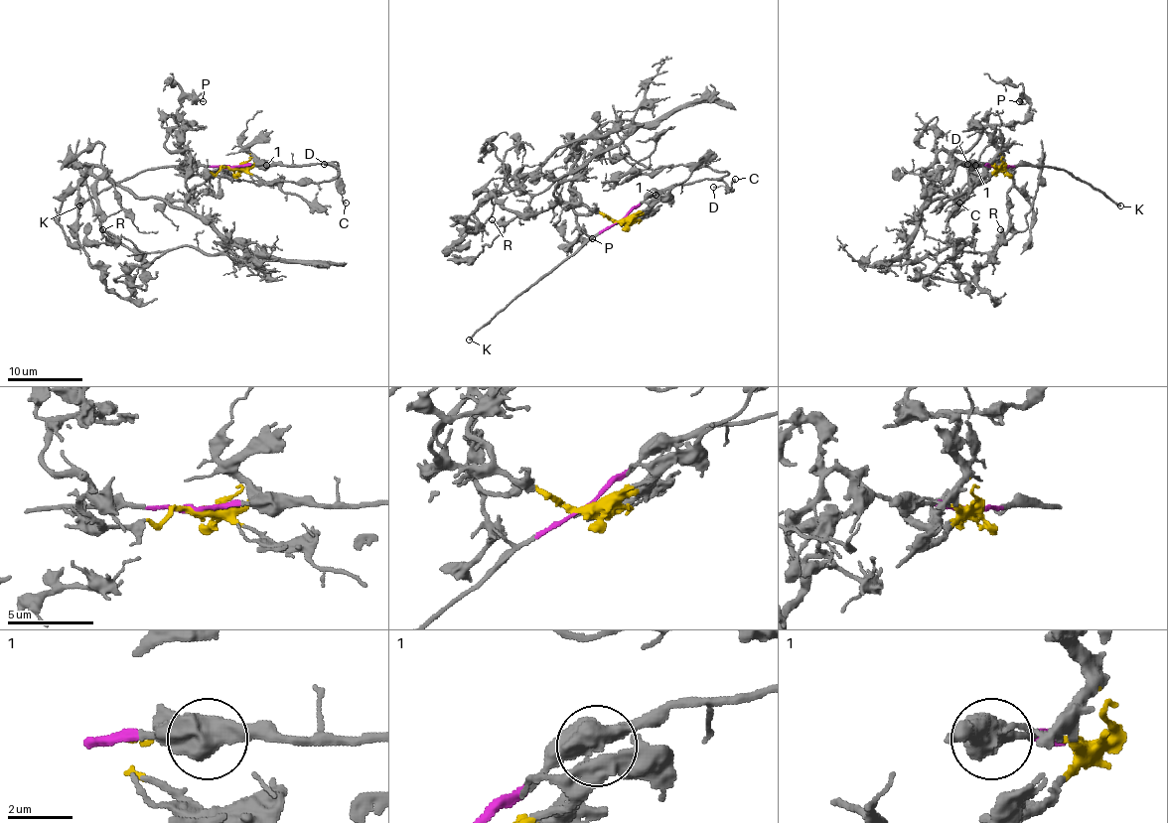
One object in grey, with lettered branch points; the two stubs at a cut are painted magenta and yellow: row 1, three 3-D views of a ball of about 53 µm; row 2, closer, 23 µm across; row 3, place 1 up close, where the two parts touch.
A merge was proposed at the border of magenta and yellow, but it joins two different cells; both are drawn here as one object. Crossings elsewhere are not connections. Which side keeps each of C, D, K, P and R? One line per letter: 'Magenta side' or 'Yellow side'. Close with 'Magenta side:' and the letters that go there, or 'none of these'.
C: Magenta side
D: Magenta side
K: Magenta side
P: Yellow side
R: Yellow side
Magenta side: C, D, K

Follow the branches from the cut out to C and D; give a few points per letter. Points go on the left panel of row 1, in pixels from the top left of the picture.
C: (230, 167), (336, 162), (340, 194), (345, 203)
D: (230, 167), (338, 163), (336, 167), (325, 163)

